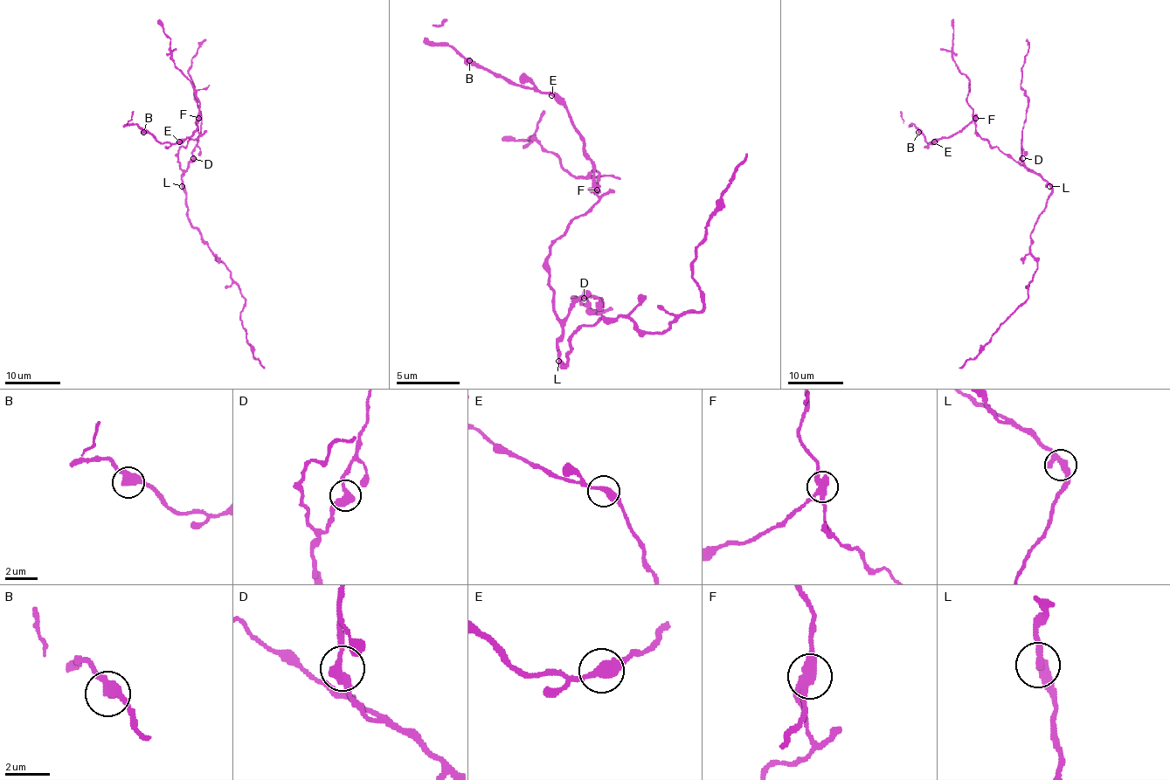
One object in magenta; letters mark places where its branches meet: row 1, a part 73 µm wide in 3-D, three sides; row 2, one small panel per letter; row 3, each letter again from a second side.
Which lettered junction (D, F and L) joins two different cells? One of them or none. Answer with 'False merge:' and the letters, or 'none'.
False merge: F

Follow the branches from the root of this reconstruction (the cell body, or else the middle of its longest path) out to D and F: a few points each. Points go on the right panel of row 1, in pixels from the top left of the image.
D: (1049, 184), (1028, 170), (1022, 158)
F: (1049, 184), (996, 146), (992, 146), (986, 139), (982, 139), (975, 129), (975, 119)

